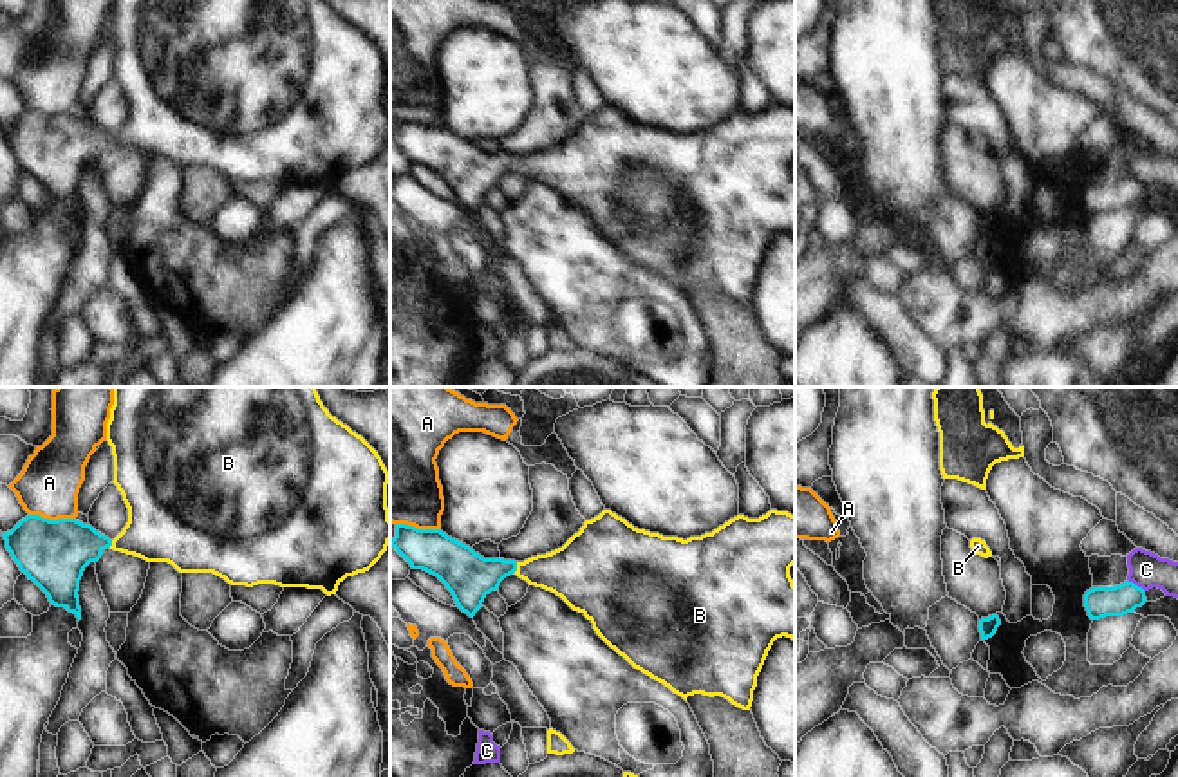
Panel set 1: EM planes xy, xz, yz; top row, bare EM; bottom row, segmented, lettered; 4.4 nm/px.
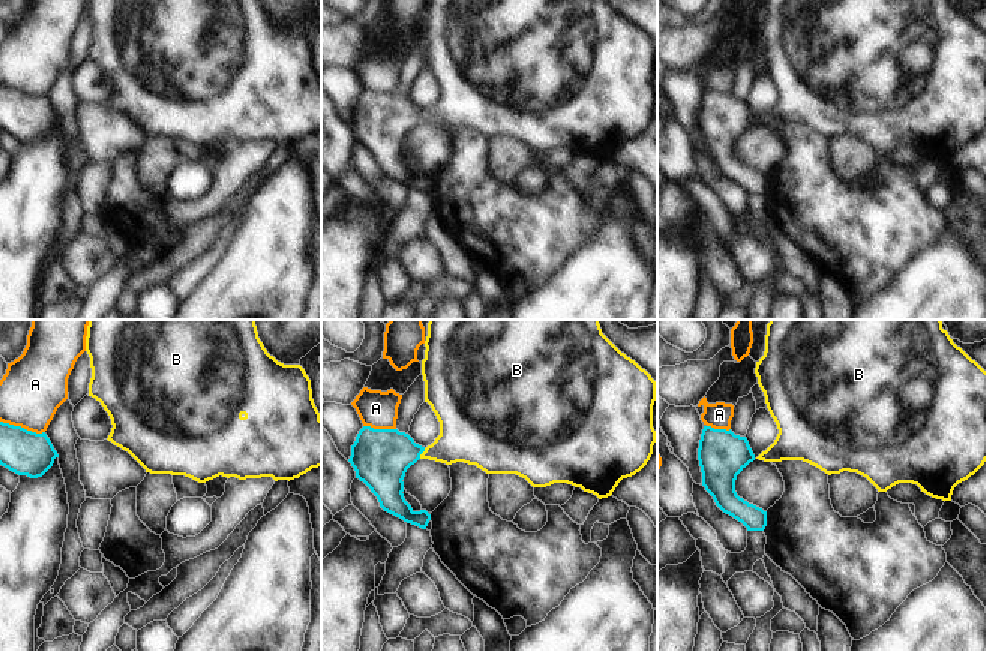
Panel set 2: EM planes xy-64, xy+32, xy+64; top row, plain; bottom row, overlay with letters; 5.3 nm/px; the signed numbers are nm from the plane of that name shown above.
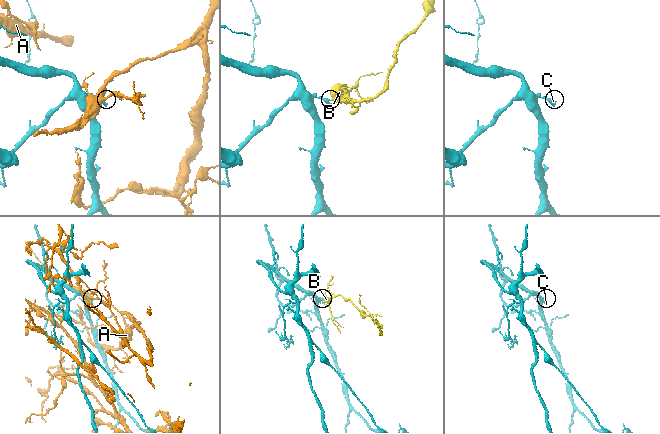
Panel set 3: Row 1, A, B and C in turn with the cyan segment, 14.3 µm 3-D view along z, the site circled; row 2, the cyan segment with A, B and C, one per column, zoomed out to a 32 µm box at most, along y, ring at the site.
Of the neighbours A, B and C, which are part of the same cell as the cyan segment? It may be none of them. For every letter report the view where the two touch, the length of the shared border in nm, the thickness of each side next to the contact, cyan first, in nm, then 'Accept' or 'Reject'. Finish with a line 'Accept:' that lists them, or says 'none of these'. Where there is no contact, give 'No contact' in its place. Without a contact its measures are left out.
A: Touches cyan in xy. Shared border 200 nm. Thickness 300 nm (cyan) against 280 nm. Reject
B: Touches cyan in xz. Shared border 50 nm. Thickness 220 nm (cyan) against 240 nm. Accept
C: Touches cyan in yz. Shared border 100 nm. Thickness 140 nm (cyan) against 160 nm. Reject
Accept: B.

